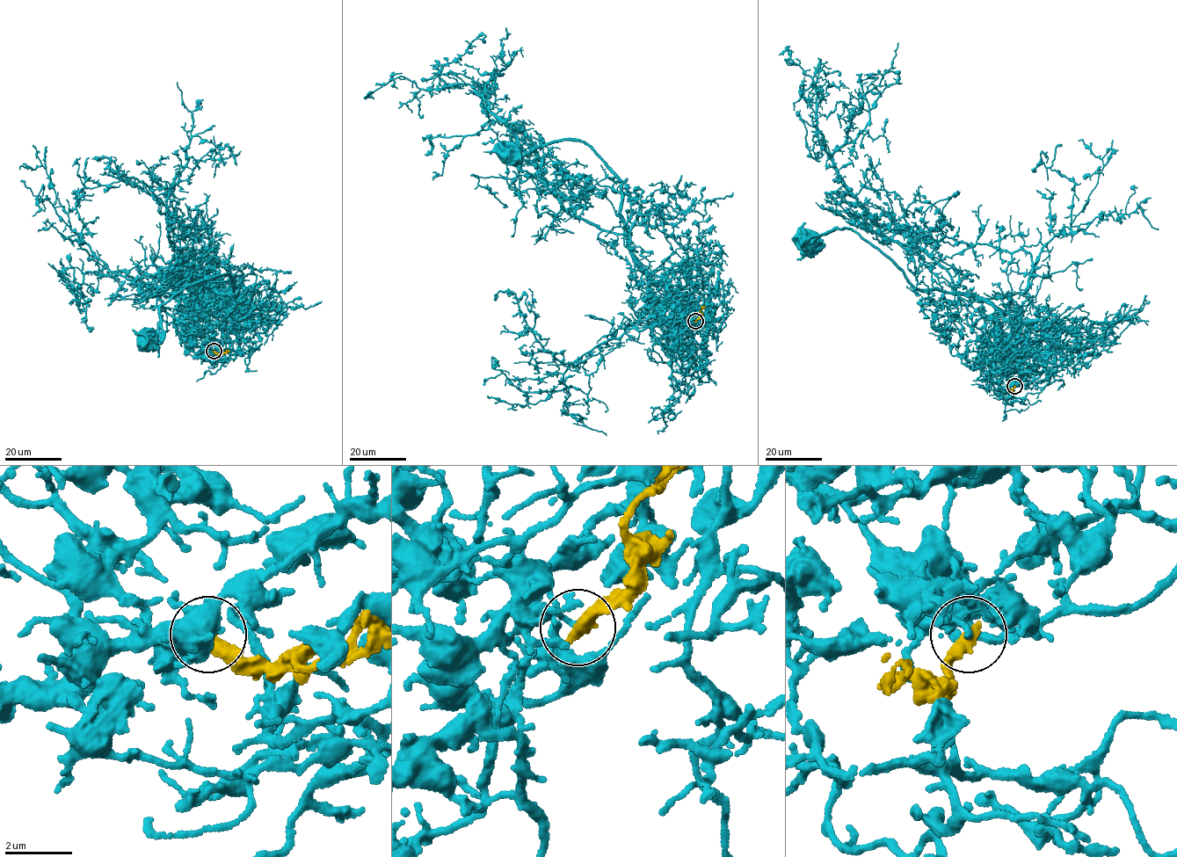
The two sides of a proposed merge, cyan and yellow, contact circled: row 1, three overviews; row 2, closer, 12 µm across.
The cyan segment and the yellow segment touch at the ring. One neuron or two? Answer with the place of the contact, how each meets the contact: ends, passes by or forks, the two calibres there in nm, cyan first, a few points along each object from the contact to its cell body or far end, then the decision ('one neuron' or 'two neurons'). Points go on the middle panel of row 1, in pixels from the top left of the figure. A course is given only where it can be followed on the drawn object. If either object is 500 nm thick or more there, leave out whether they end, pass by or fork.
place (695, 321); cyan passes by; yellow ends; calibres 140 and 440 nm; course cyan (695, 321), (708, 301), (715, 308), (676, 326), (650, 303), (621, 185), (601, 157), (566, 140), (504, 153); course yellow (695, 321), (704, 305); two neurons

